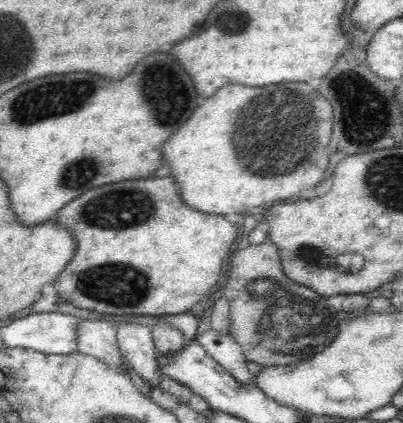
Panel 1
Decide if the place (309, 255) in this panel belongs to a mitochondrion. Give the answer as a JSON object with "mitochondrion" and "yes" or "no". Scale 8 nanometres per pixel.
{"mitochondrion":"yes"}

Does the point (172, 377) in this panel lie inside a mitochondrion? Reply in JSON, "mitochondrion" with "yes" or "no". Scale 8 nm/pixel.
{"mitochondrion":"no"}

